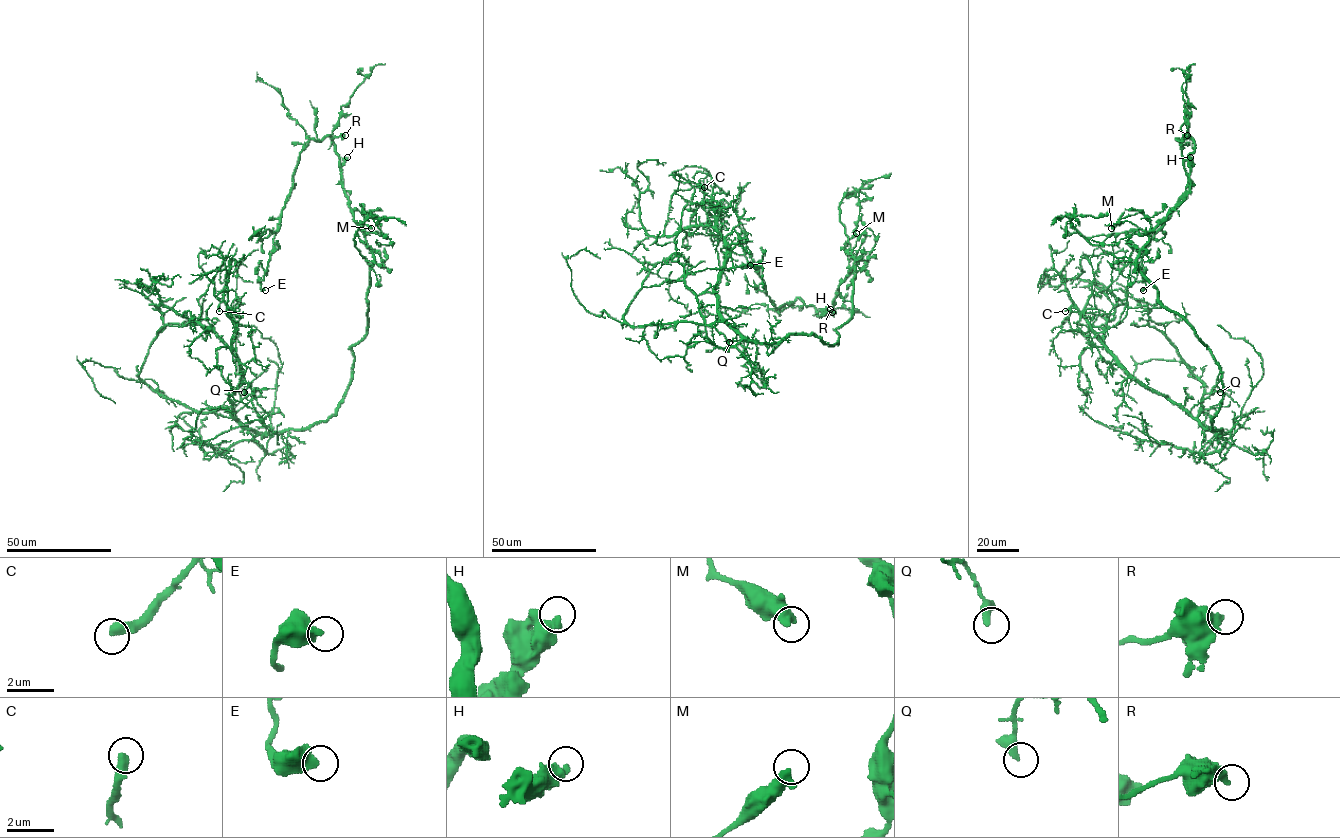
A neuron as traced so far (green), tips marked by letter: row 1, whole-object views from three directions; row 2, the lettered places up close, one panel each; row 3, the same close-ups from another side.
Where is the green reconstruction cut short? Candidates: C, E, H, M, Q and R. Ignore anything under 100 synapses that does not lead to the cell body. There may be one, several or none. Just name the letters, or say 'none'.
none

